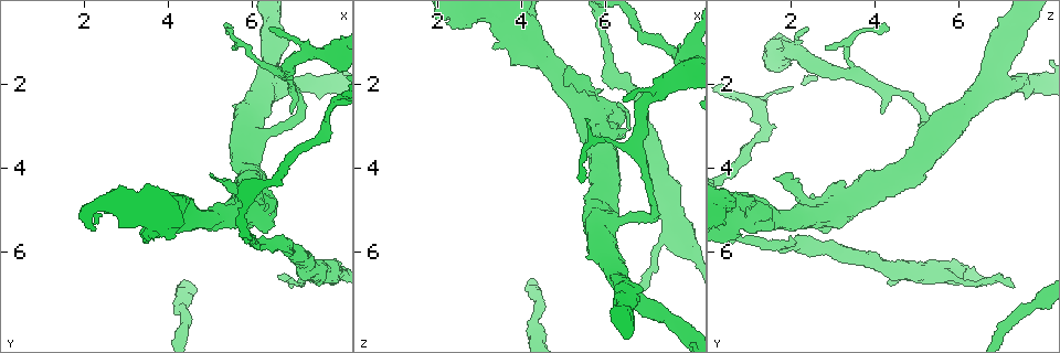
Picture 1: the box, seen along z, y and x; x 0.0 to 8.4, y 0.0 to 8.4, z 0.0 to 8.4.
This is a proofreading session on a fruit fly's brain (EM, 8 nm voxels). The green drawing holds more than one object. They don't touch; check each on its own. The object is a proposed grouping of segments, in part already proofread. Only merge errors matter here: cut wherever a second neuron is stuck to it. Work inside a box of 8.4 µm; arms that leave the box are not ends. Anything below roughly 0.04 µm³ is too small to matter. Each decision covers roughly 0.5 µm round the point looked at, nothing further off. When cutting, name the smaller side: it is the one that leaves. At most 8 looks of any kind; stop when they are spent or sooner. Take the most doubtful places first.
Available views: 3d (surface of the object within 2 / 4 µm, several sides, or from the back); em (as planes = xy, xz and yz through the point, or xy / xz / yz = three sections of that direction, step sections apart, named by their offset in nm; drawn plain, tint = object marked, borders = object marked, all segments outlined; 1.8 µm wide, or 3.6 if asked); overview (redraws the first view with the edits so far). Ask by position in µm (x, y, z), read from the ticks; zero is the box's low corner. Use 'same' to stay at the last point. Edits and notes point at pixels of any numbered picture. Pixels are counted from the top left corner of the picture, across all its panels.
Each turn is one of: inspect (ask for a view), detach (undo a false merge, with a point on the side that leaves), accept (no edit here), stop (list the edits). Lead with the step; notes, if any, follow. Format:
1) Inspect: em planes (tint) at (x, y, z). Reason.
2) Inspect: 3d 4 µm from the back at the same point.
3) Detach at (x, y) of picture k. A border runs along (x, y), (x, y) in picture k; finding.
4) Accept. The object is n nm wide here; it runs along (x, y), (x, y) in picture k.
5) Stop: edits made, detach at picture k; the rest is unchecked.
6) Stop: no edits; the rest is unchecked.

Inspect: 3d 2 µm at (6.55, 4.75, 2.80). Closes a loop.

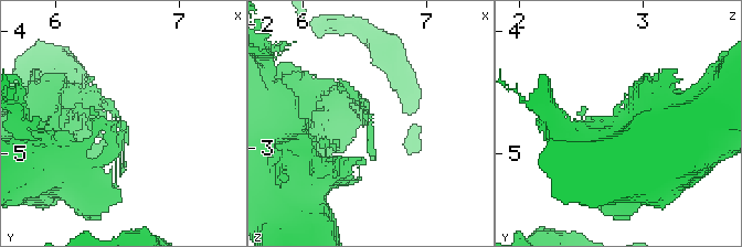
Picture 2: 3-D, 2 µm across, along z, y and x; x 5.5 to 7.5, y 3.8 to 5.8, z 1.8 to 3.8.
Inspect: em planes (tint) at (6.50, 4.72, 2.74).

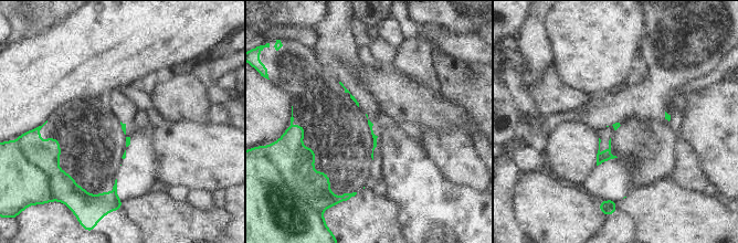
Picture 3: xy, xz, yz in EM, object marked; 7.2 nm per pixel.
Accept. Continuous, no second neuron.

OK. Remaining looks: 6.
Inspect: 3d 2 µm at (6.80, 1.80, 3.60). Branch point.

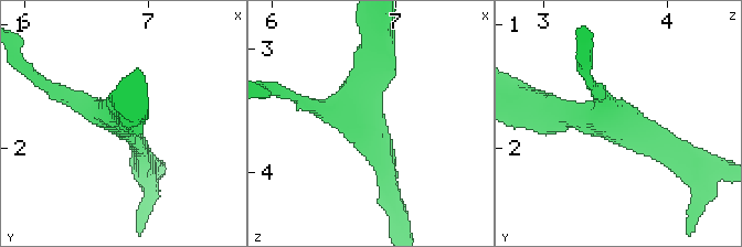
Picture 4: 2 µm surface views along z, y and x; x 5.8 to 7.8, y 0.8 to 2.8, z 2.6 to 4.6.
Inspect: em 3.6 µm xz step 8 (tint) at (6.78, 1.82, 3.62).

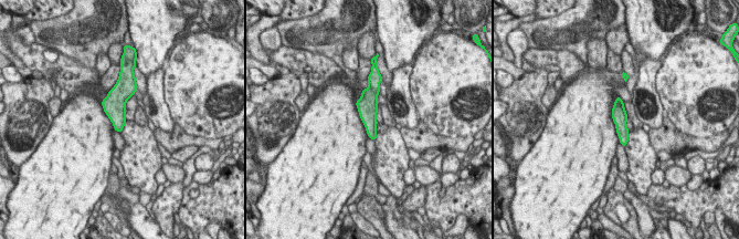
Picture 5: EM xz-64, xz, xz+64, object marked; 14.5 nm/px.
Accept. It runs along (618, 102), (624, 142) in picture 5; continuous, no second neuron.

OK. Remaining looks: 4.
Inspect: 3d 4 µm at (7.15, 2.75, 5.20).

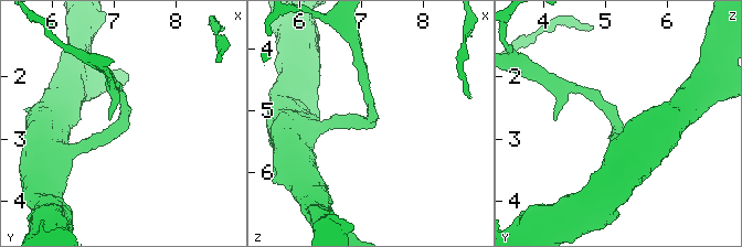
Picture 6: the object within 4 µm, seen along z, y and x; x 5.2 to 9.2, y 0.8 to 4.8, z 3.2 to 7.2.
Inspect: em yz step 4 (tint) at (7.10, 2.70, 5.15).

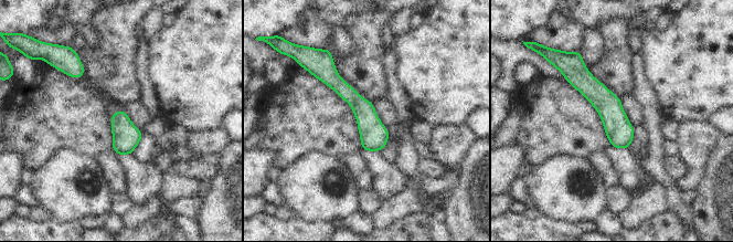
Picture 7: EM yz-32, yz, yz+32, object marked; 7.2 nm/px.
Accept. The object is 190 nm wide here; it runs along (325, 67), (363, 109), (376, 148) in picture 7; one neuron here.

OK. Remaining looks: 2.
Stop: no edits; the rest is unchecked.

